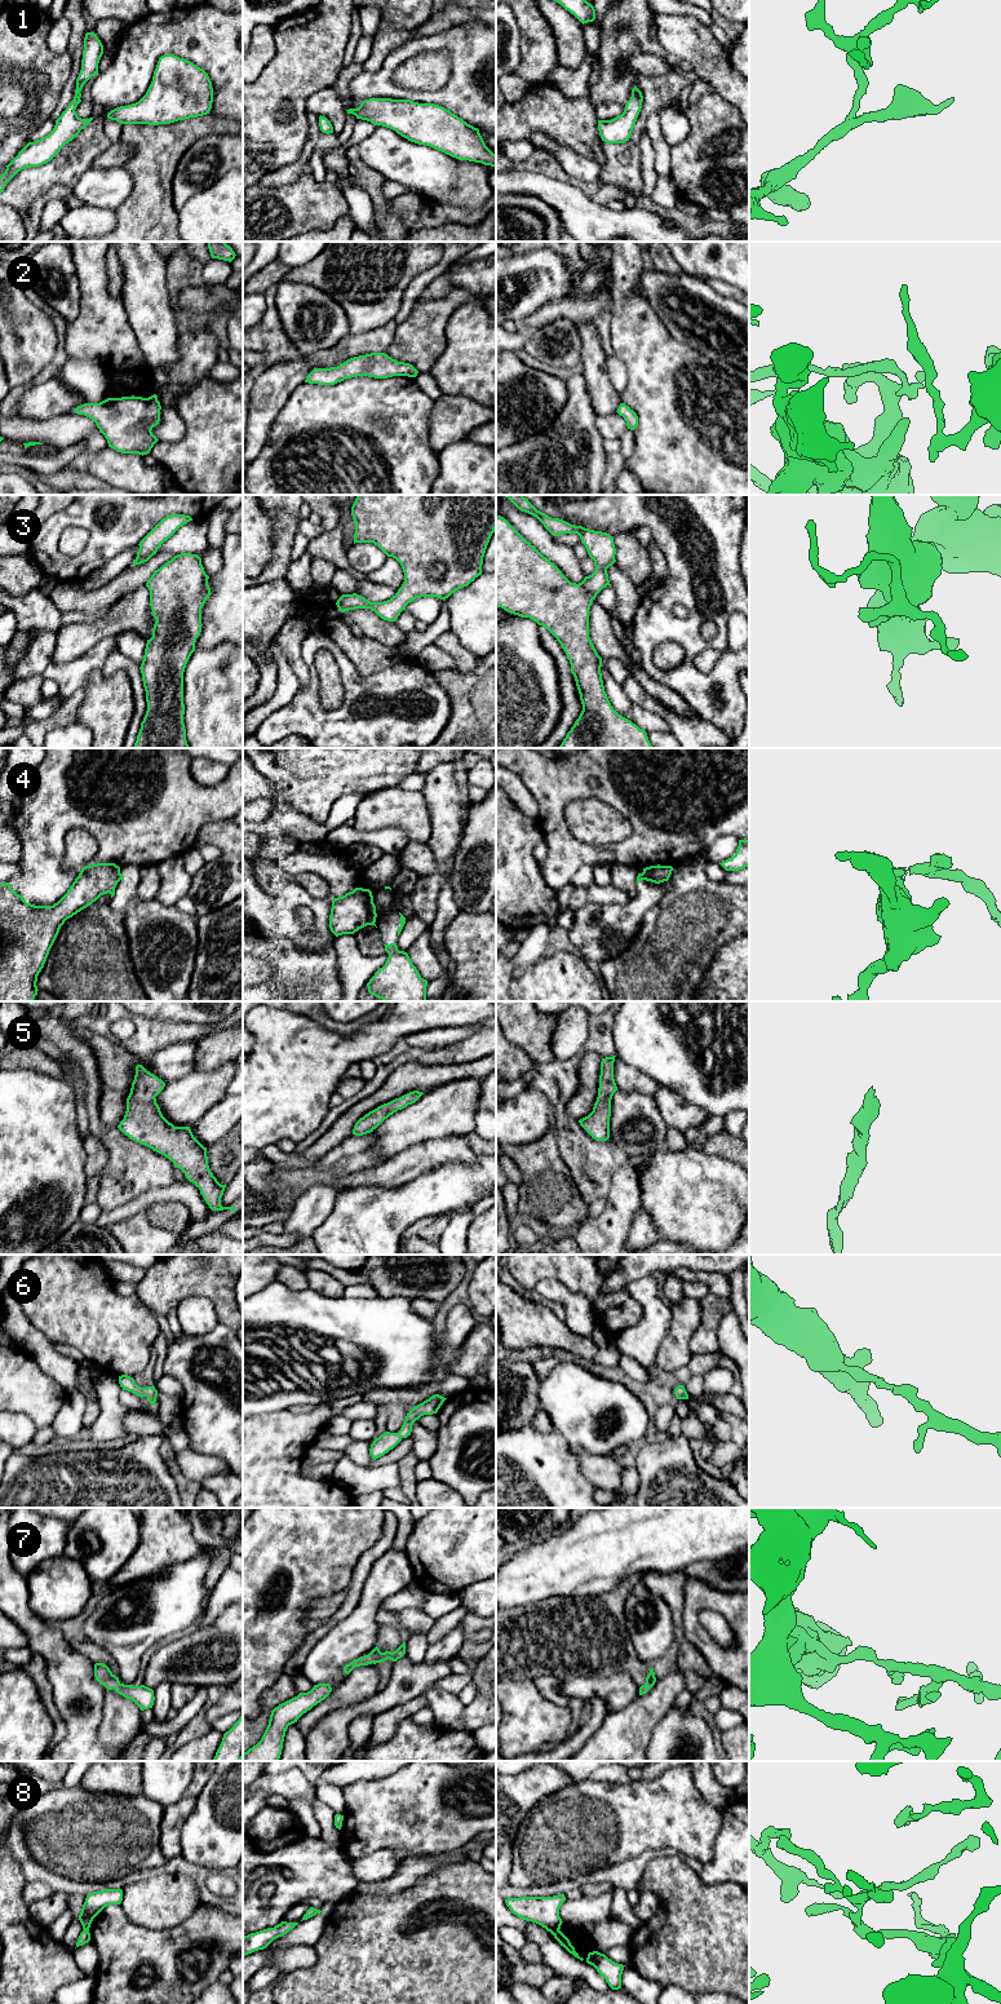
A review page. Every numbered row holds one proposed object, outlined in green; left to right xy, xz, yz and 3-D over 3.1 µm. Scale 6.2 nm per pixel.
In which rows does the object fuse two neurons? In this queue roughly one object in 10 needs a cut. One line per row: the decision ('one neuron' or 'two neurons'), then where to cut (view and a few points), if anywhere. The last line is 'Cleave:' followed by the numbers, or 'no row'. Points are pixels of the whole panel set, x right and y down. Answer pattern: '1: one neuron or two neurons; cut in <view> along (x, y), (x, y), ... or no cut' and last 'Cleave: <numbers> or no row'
1: one neuron; no cut
2: one neuron; no cut
3: one neuron; no cut
4: two neurons; cut in yz along (642, 872), (650, 880)
5: one neuron; no cut
6: one neuron; no cut
7: one neuron; no cut
8: one neuron; no cut
Cleave: 4

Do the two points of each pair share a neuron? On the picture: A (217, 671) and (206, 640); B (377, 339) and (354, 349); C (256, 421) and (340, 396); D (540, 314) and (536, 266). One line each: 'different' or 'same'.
A: different
B: same
C: different
D: different

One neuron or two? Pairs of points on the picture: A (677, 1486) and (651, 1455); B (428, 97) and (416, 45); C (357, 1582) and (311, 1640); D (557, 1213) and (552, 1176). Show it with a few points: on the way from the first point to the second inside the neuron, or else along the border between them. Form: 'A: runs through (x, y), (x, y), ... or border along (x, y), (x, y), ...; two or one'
A: runs through (669, 1478), (658, 1463); one
B: runs through (407, 93), (388, 84), (395, 60); one
C: runs through (354, 1597), (327, 1626); one
D: runs through (557, 1204), (552, 1197), (552, 1185); one

